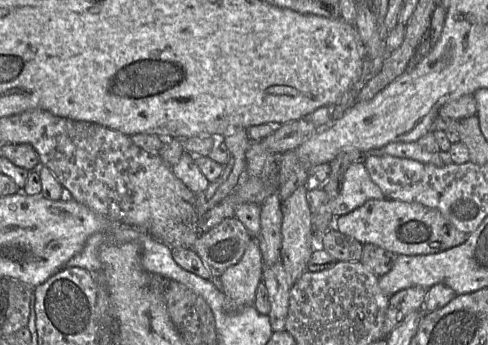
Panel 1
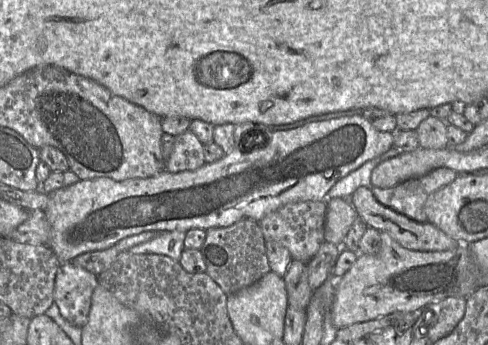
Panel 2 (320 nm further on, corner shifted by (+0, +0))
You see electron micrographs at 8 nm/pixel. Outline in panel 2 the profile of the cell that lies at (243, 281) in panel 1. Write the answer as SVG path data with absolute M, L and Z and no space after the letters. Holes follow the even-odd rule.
M361 115L309 122L295 129L275 130L260 147L249 151L234 147L221 159L195 170L176 173L167 169L147 178L116 181L110 177L81 180L48 193L44 213L51 228L48 246L60 263L93 251L107 249L120 240L145 231L184 231L227 227L250 218L259 222L283 205L302 201L322 201L341 178L393 146L393 132L382 132Z

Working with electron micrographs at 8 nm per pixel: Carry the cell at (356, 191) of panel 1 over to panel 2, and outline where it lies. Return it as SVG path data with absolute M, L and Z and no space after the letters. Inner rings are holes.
M436 168L424 176L405 180L389 188L371 186L382 205L417 222L427 222L424 204L430 194L451 183L459 174L450 168Z

